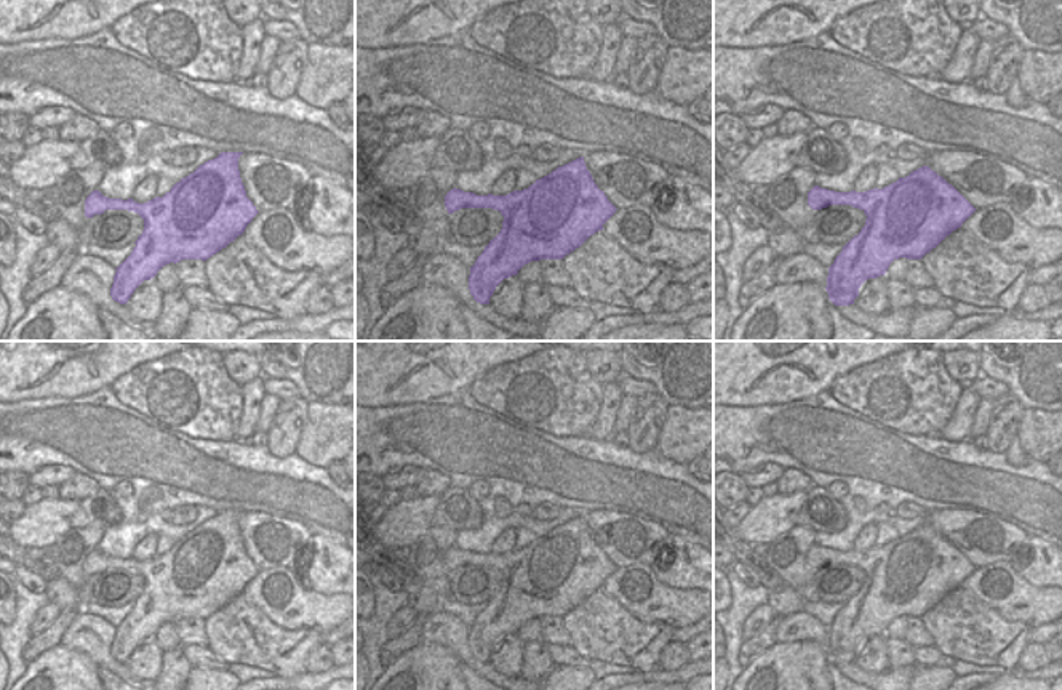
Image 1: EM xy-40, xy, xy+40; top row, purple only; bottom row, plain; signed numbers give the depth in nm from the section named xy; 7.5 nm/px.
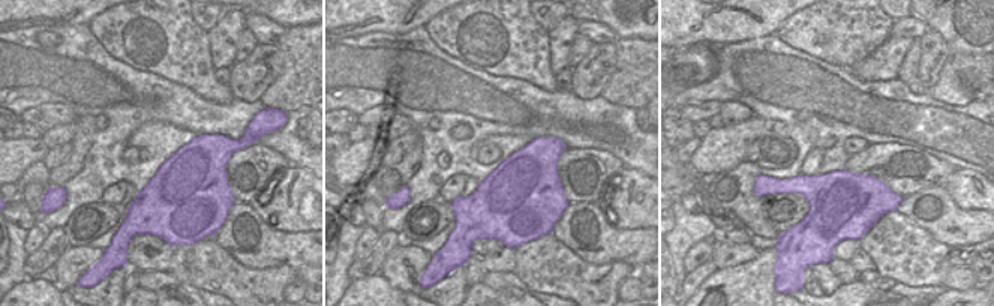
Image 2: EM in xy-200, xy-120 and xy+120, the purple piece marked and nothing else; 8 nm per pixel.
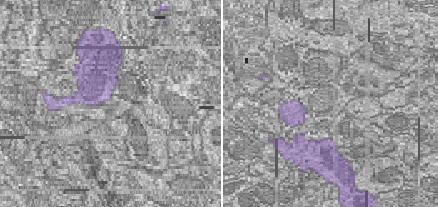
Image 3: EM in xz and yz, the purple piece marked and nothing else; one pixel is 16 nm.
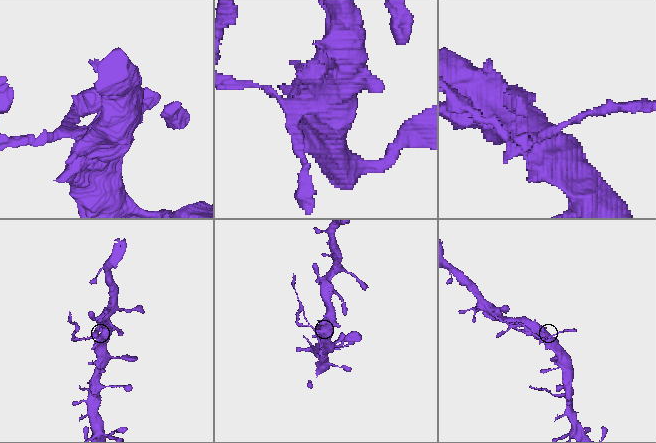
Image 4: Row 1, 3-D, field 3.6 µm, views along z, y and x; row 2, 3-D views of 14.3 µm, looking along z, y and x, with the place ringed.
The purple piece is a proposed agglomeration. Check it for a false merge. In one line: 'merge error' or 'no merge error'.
merge error

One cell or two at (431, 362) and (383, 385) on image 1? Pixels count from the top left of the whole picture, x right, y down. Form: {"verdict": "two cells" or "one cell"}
{"verdict": "one cell"}

